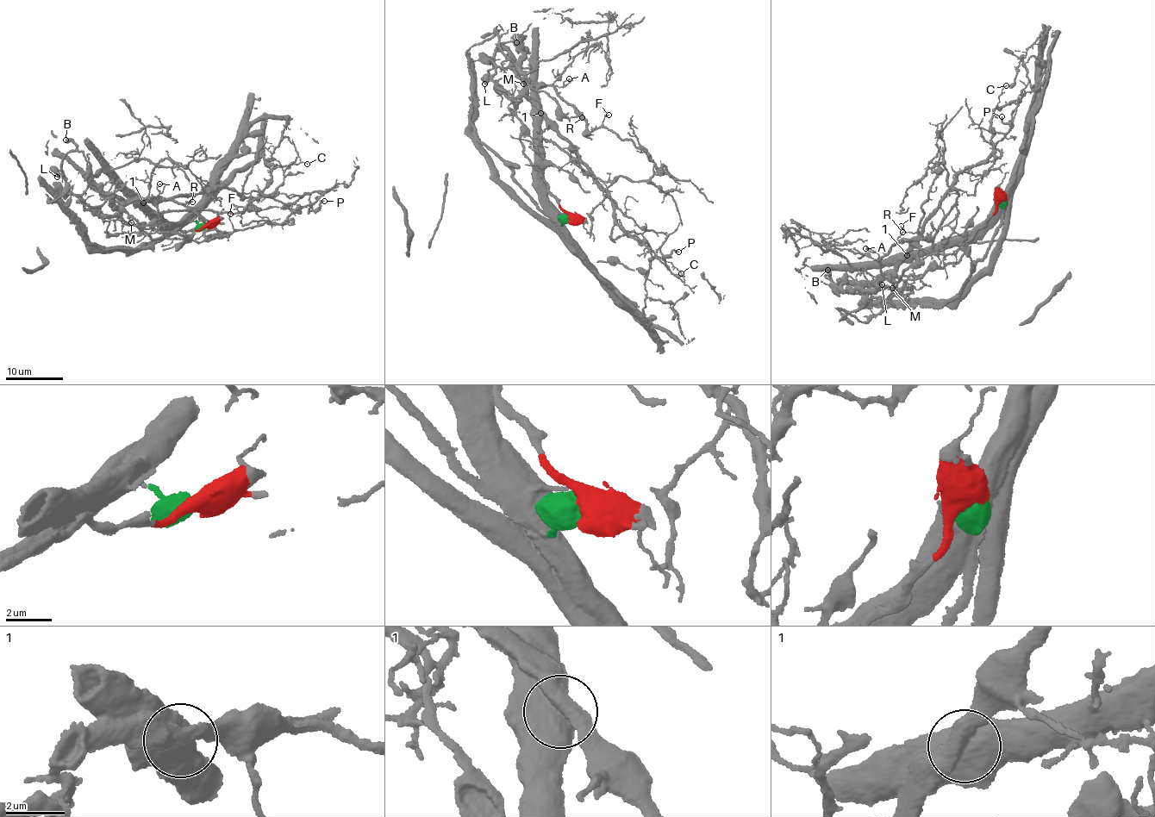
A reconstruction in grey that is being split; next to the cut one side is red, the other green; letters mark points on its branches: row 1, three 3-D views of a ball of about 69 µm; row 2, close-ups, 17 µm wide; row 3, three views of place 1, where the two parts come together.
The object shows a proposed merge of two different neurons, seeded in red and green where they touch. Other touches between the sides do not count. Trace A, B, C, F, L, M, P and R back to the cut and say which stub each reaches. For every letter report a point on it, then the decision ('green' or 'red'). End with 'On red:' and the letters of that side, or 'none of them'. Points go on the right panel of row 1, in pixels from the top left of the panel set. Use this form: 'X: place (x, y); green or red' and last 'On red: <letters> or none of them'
A: place (865, 248); red
B: place (827, 270); red
C: place (1006, 85); red
F: place (901, 226); red
L: place (882, 284); red
M: place (892, 288); red
P: place (1002, 116); red
R: place (902, 232); red
On red: A, B, C, F, L, M, P, R

